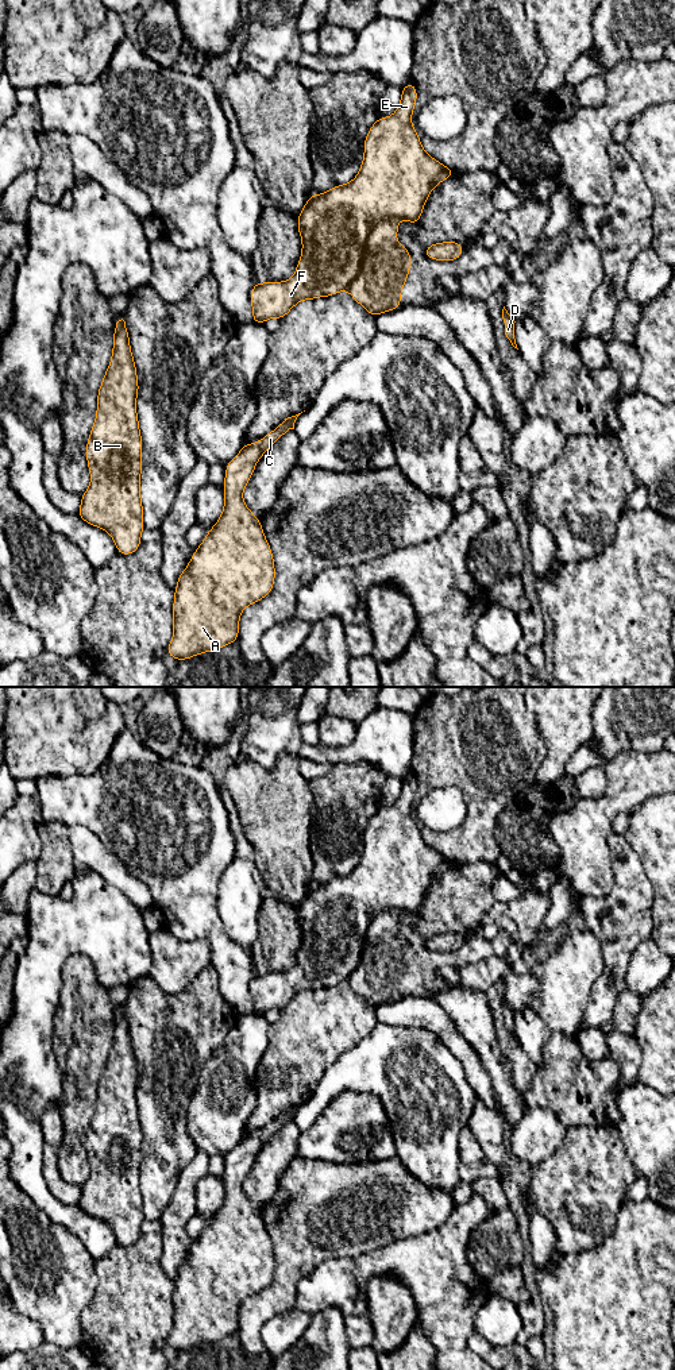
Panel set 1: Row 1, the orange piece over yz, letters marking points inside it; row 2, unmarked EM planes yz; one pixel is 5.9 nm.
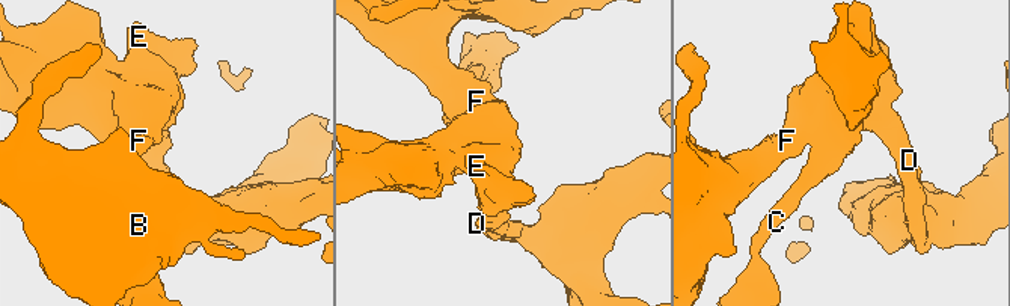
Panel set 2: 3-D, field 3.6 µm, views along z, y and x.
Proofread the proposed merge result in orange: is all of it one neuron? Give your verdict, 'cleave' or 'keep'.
cleave

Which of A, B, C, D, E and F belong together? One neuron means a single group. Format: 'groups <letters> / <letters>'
groups A C / B D E F

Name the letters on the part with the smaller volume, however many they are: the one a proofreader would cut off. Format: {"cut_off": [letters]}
{"cut_off": ["A", "C"]}

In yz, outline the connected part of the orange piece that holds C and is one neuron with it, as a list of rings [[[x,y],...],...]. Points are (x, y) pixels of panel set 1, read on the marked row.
[[[300,414],[285,418],[274,431],[254,444],[244,443],[239,454],[225,464],[223,483],[225,501],[221,516],[193,552],[188,567],[178,576],[174,590],[174,632],[166,655],[177,661],[204,652],[215,652],[238,641],[242,611],[266,598],[274,588],[274,556],[261,520],[243,502],[243,490],[252,476],[258,460],[288,431],[294,429]]]

